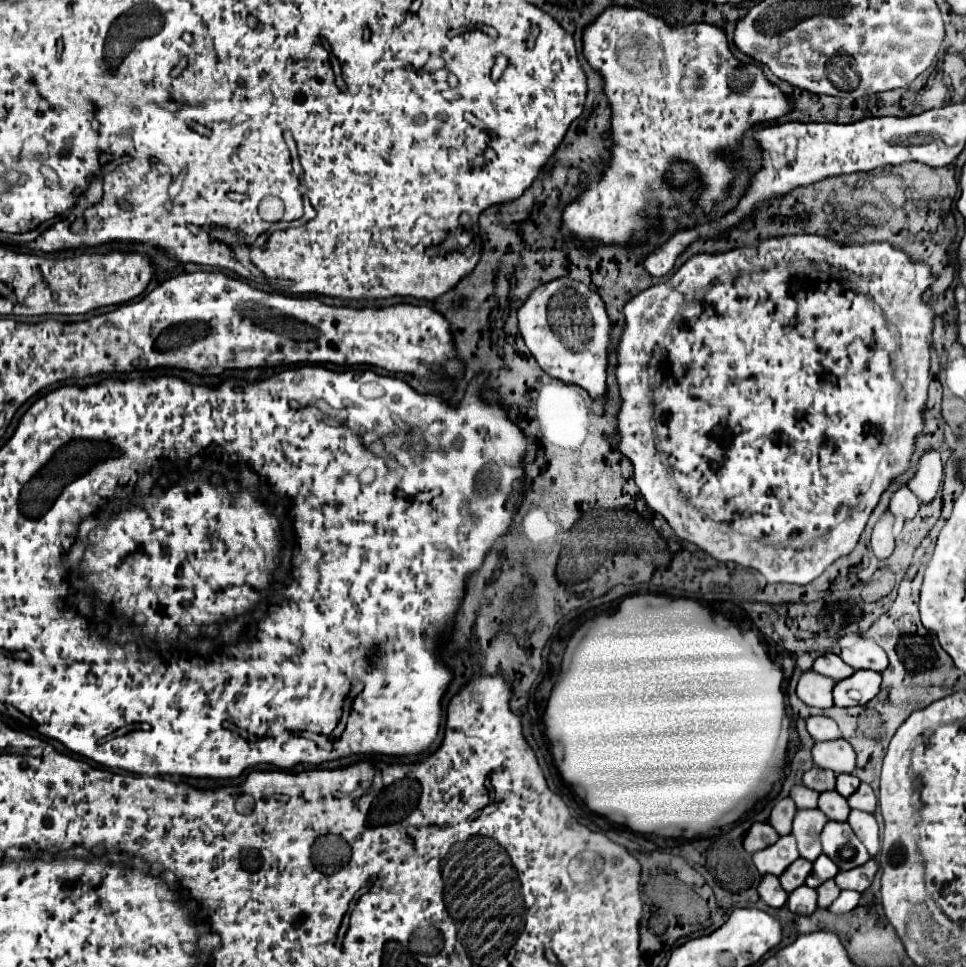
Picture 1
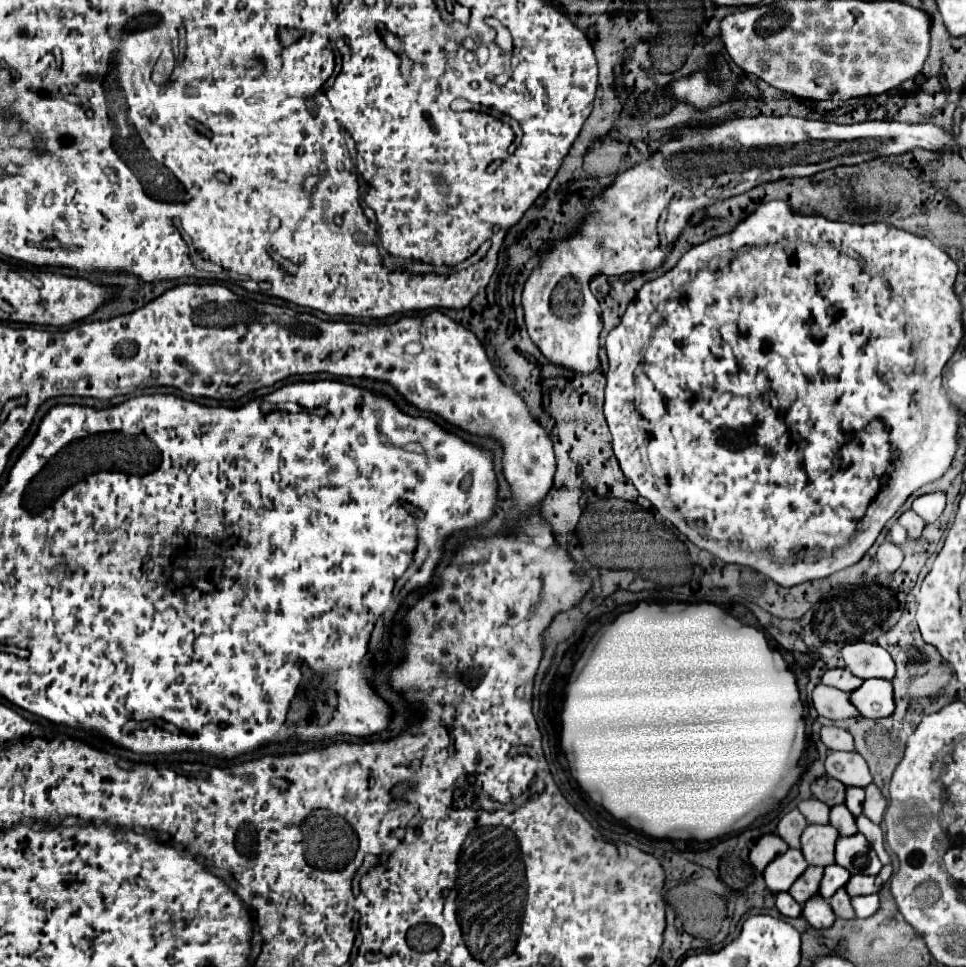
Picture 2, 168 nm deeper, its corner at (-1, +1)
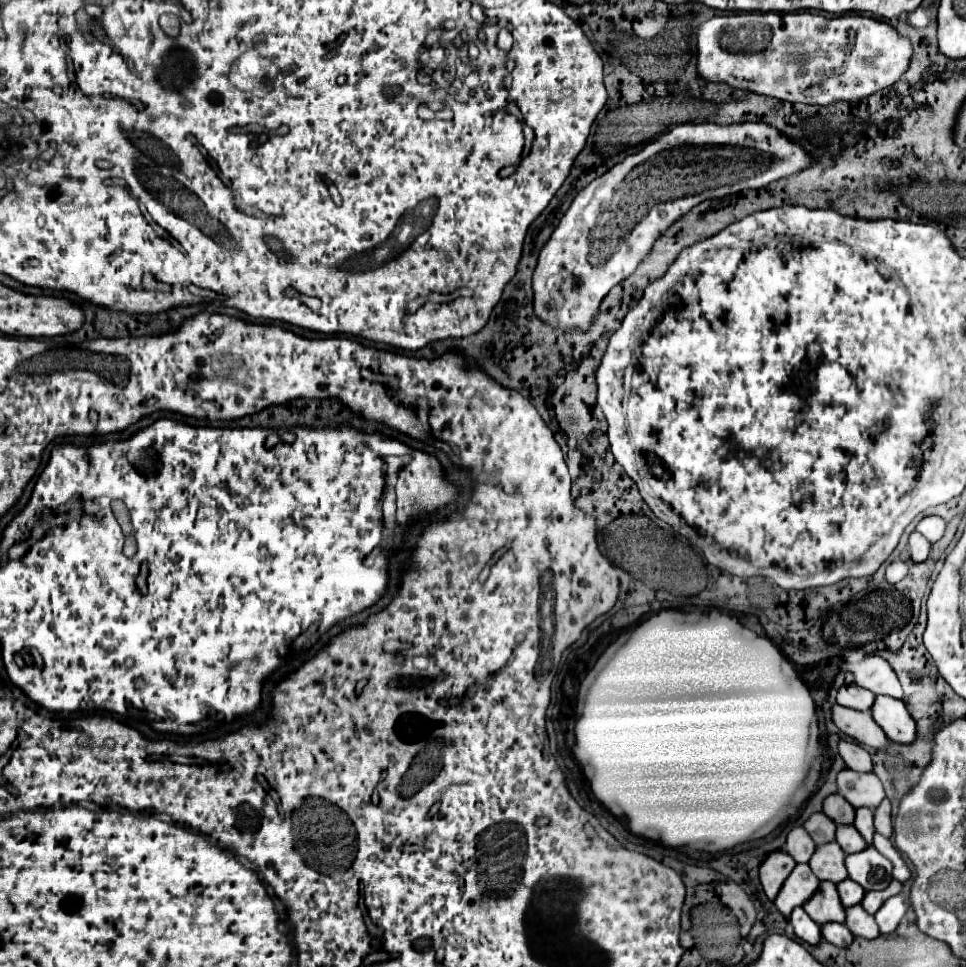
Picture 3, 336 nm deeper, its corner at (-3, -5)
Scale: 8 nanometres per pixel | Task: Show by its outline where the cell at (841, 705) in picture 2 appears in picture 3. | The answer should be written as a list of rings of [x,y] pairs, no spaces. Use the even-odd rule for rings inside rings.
[[[837,704],[833,708],[833,722],[845,734],[849,734],[857,742],[861,742],[873,750],[885,750],[891,744],[887,734],[877,726],[877,722],[867,712],[857,712],[857,710],[843,708]]]

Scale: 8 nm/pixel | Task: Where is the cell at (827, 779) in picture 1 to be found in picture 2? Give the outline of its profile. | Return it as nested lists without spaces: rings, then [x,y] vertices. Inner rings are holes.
[[[817,778],[811,784],[811,792],[817,800],[825,802],[827,806],[835,806],[835,804],[845,802],[845,786],[833,778]]]

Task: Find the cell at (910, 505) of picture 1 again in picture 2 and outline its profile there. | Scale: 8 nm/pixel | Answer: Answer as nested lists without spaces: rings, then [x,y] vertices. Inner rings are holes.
[[[911,508],[905,510],[901,516],[899,516],[899,524],[907,530],[909,538],[917,538],[925,526],[925,522],[921,520],[921,516],[917,516],[917,512],[913,512]]]

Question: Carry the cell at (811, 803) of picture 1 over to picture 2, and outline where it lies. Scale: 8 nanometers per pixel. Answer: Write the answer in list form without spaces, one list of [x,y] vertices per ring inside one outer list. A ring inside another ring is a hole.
[[[809,798],[799,802],[797,806],[809,824],[827,824],[829,822],[829,806],[821,804],[817,798]]]

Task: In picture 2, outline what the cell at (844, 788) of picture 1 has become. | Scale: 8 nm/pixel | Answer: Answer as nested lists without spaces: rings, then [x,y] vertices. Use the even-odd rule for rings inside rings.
[[[847,788],[845,790],[845,806],[851,810],[853,816],[861,814],[863,800],[865,800],[865,790],[863,788]]]

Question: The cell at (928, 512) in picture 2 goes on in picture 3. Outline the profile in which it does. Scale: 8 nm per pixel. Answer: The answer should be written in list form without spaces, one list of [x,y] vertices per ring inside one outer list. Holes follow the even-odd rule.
[[[927,516],[927,518],[923,518],[923,520],[919,522],[917,532],[921,532],[921,534],[933,544],[933,542],[941,540],[941,536],[943,536],[943,532],[945,532],[945,522],[943,522],[943,518],[939,518],[939,516]]]

